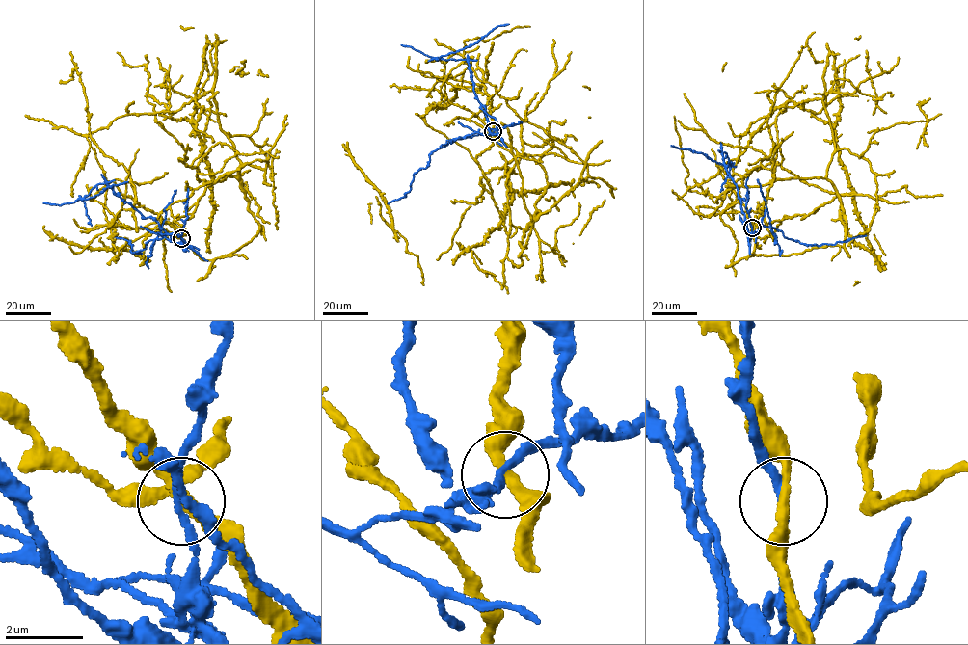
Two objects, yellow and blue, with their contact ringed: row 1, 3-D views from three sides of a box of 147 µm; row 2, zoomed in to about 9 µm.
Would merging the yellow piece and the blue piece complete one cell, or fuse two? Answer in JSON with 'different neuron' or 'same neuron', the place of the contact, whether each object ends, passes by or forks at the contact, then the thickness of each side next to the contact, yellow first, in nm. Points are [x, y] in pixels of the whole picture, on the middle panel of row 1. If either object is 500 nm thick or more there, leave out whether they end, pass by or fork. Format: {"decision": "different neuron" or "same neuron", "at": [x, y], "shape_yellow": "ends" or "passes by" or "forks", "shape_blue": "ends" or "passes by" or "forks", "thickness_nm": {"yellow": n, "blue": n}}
{"decision": "different neuron", "at": [493, 131], "shape_yellow": "passes by", "shape_blue": "passes by", "thickness_nm": {"yellow": 240, "blue": 180}}

